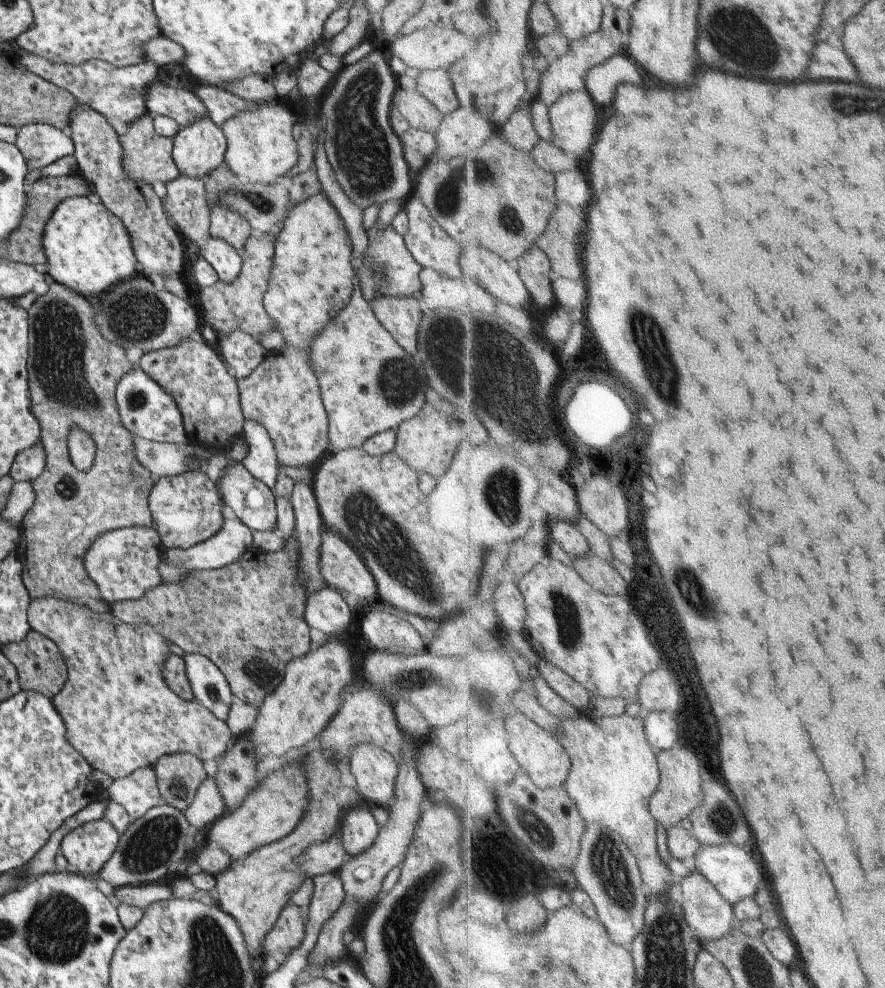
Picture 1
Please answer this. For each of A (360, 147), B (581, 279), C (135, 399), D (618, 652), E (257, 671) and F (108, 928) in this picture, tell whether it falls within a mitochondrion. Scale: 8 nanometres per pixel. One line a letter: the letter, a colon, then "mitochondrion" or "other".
A: mitochondrion
B: other
C: mitochondrion
D: other
E: mitochondrion
F: mitochondrion

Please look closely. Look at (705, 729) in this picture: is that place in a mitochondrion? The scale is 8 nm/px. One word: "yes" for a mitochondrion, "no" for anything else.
yes

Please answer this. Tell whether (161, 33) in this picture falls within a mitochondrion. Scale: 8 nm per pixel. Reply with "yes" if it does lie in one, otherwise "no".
no

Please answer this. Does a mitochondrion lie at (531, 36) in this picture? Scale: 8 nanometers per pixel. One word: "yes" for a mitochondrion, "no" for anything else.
no

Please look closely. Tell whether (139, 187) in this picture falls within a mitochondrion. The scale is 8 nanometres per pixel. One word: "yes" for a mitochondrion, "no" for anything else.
no

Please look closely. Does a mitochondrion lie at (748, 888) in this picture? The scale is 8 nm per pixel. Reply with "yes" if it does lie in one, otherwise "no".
no

